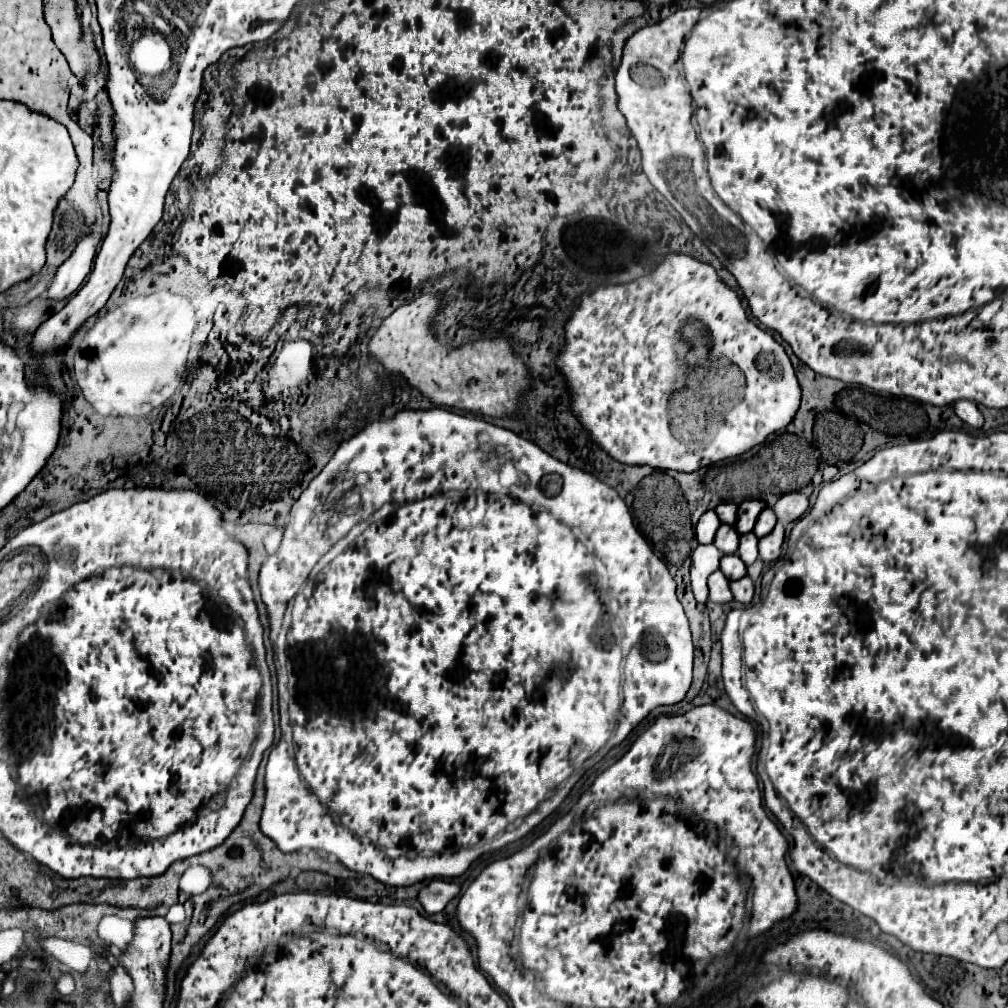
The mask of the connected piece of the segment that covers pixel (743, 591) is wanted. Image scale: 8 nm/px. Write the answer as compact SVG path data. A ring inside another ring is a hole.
M749 576L733 580L731 582L731 592L733 592L733 598L737 602L743 602L743 604L751 602L751 598L753 598L753 580Z

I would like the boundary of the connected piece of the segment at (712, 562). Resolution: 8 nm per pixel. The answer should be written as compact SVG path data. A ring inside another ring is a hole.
M699 544L695 550L693 550L693 564L691 564L691 588L693 588L693 594L699 602L705 602L707 600L707 578L719 570L719 560L721 560L721 552L713 546L713 544Z

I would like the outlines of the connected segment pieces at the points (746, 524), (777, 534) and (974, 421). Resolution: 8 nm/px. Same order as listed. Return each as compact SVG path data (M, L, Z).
M745 500L743 504L739 504L739 512L737 512L737 522L735 528L739 534L747 534L753 530L755 520L759 516L759 512L767 508L767 504L763 500Z
M775 524L773 532L769 532L767 536L763 536L759 540L759 558L769 564L773 560L777 560L781 556L781 546L783 546L783 538L785 538L785 528L783 524Z
M959 400L955 404L955 414L965 422L969 424L971 428L981 428L983 426L983 414L979 412L979 408L969 402L969 400Z

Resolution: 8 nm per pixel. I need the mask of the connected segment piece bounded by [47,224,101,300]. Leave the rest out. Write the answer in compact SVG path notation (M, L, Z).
M97 224L93 228L93 232L89 236L85 236L77 244L73 254L59 266L51 286L47 290L49 300L65 300L79 290L85 276L91 272L91 264L95 258L95 244L97 244L99 236L101 236L101 226Z

